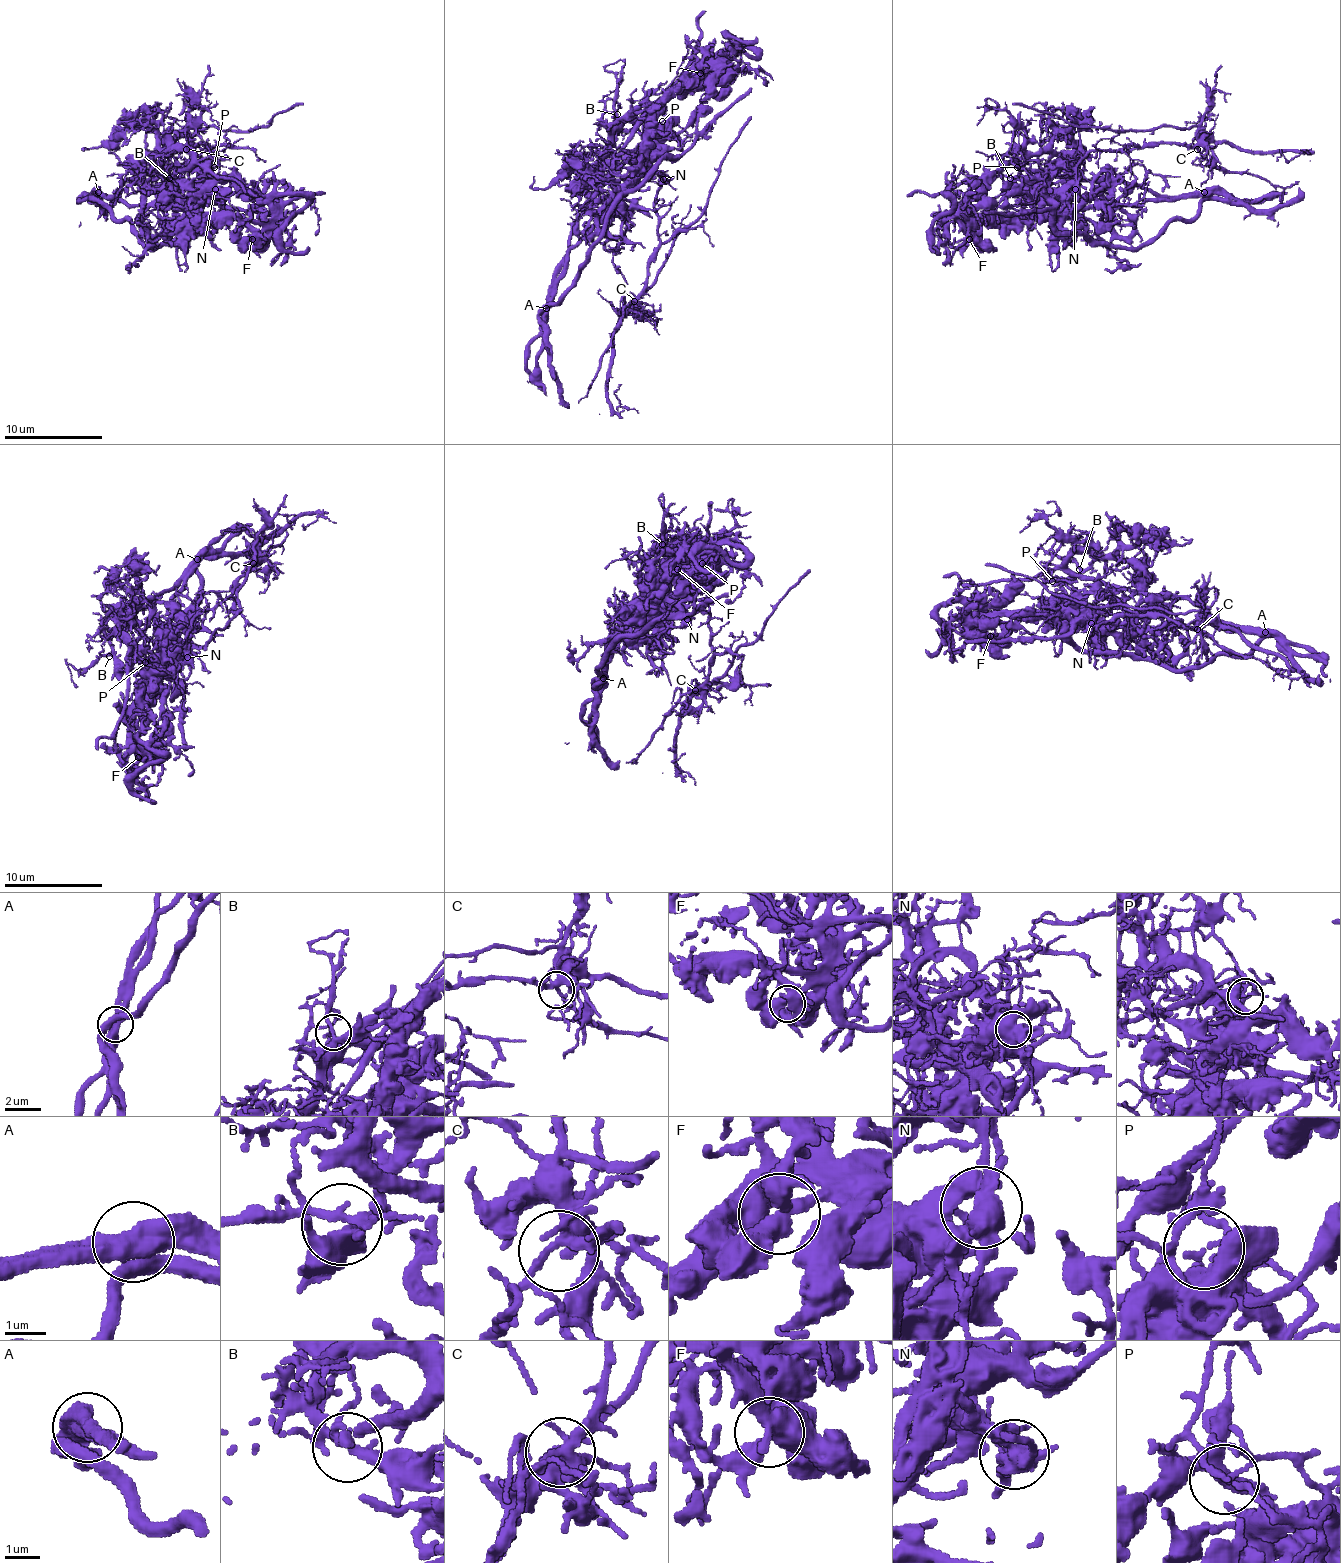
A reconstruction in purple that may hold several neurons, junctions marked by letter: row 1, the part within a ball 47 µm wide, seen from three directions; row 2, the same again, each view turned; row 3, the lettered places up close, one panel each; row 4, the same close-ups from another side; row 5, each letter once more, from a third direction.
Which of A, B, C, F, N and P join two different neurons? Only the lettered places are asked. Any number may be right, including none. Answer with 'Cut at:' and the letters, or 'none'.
Cut at: A, N, P

